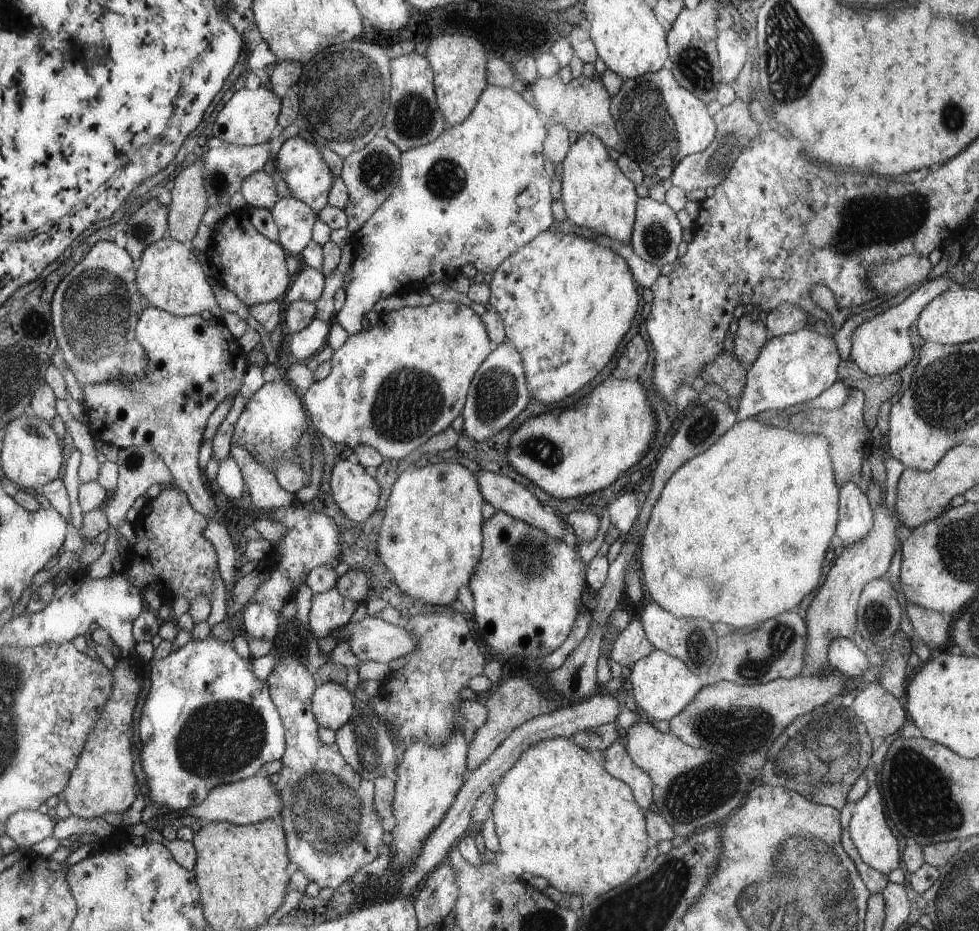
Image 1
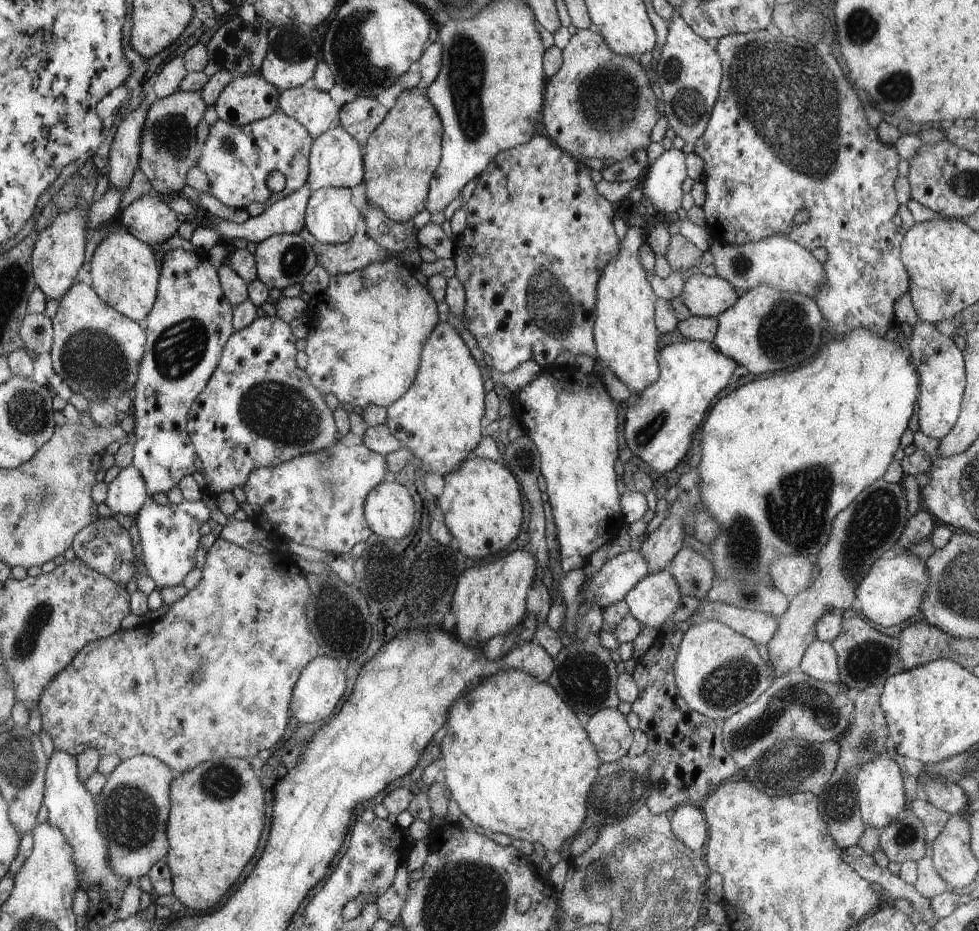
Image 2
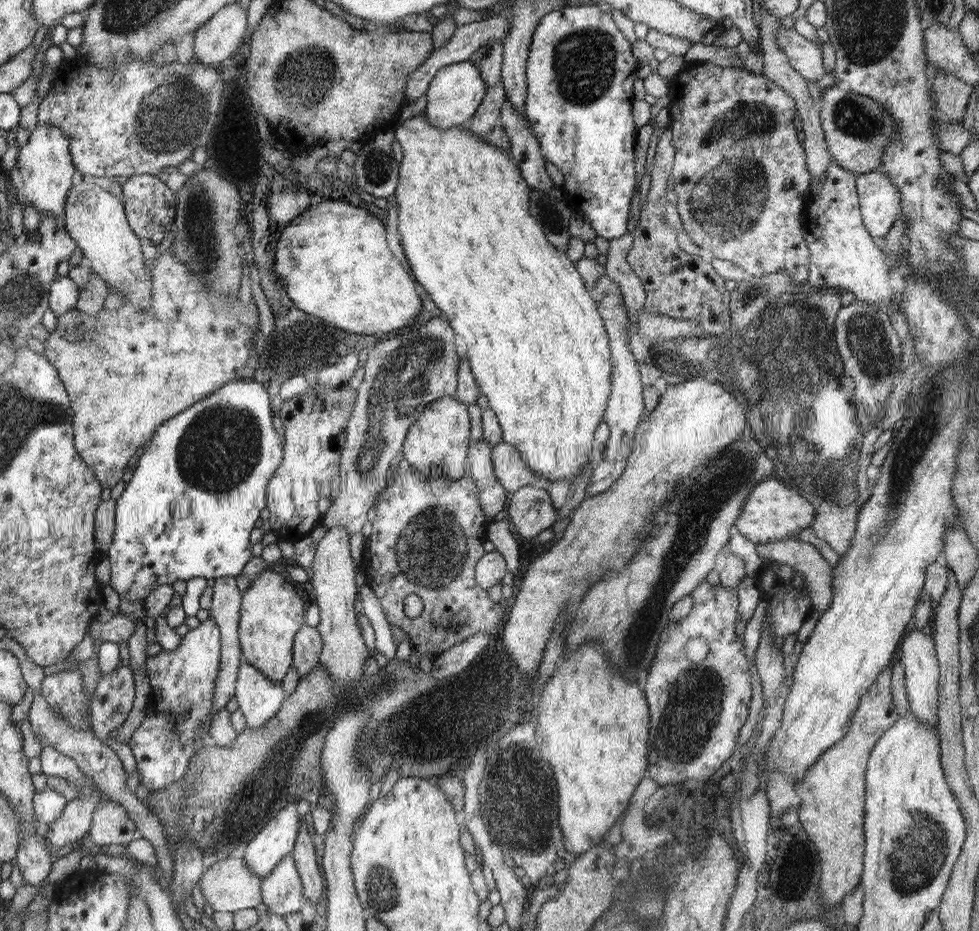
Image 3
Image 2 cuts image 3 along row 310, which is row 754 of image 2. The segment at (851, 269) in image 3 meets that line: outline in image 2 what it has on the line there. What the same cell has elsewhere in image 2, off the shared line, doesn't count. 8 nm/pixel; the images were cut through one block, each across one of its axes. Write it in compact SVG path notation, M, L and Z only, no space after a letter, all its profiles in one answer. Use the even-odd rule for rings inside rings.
M886 753L876 756L870 762L864 762L858 770L858 800L861 803L862 815L866 825L879 830L893 825L900 810L906 806L906 792L902 784L902 774L896 762L892 762Z

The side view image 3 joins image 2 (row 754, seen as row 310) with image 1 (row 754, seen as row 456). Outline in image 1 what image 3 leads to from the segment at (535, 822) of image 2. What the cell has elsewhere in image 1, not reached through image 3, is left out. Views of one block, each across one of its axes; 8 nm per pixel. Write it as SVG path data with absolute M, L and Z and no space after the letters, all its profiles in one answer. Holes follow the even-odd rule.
M557 737L530 746L492 791L496 796L492 816L502 854L522 860L522 868L547 880L549 887L584 898L588 894L600 896L640 870L649 834L640 804L632 796L632 787L598 766L592 754L571 739Z

